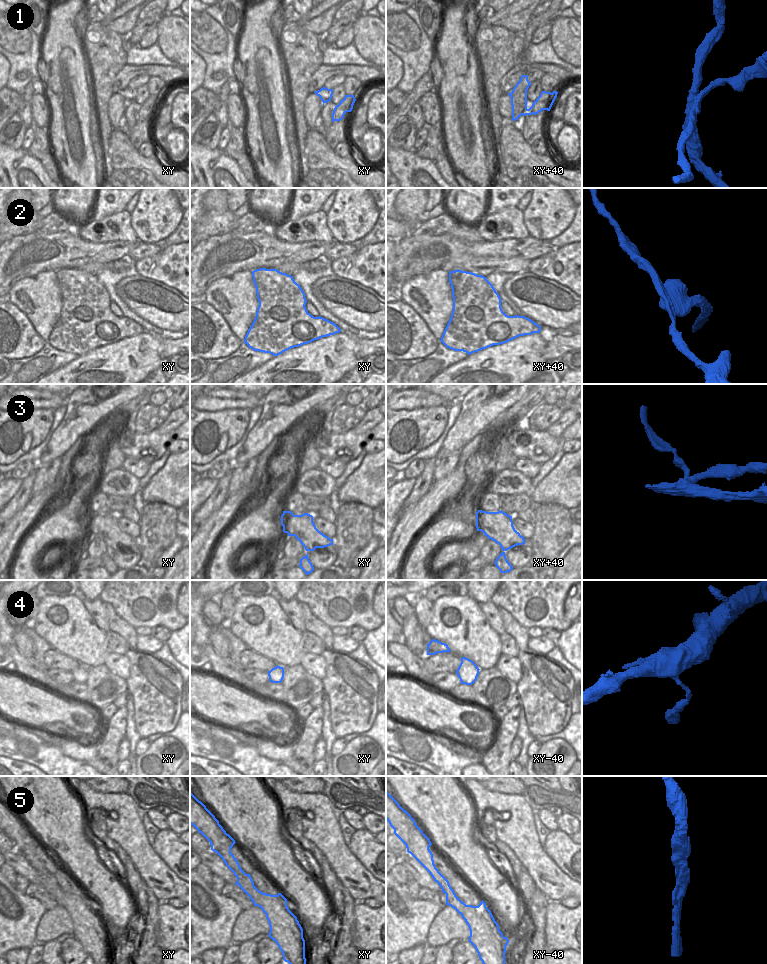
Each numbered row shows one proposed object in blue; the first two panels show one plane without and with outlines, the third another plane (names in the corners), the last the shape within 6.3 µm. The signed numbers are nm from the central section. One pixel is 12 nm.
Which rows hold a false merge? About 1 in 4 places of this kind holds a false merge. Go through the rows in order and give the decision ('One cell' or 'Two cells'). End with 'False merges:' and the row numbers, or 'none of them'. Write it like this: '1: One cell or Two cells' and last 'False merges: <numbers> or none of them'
1: Two cells
2: Two cells
3: Two cells
4: One cell
5: One cell
False merges: 1, 2, 3.

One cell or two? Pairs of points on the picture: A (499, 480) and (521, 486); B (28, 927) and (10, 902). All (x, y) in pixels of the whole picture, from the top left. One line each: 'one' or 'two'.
A: one
B: one

